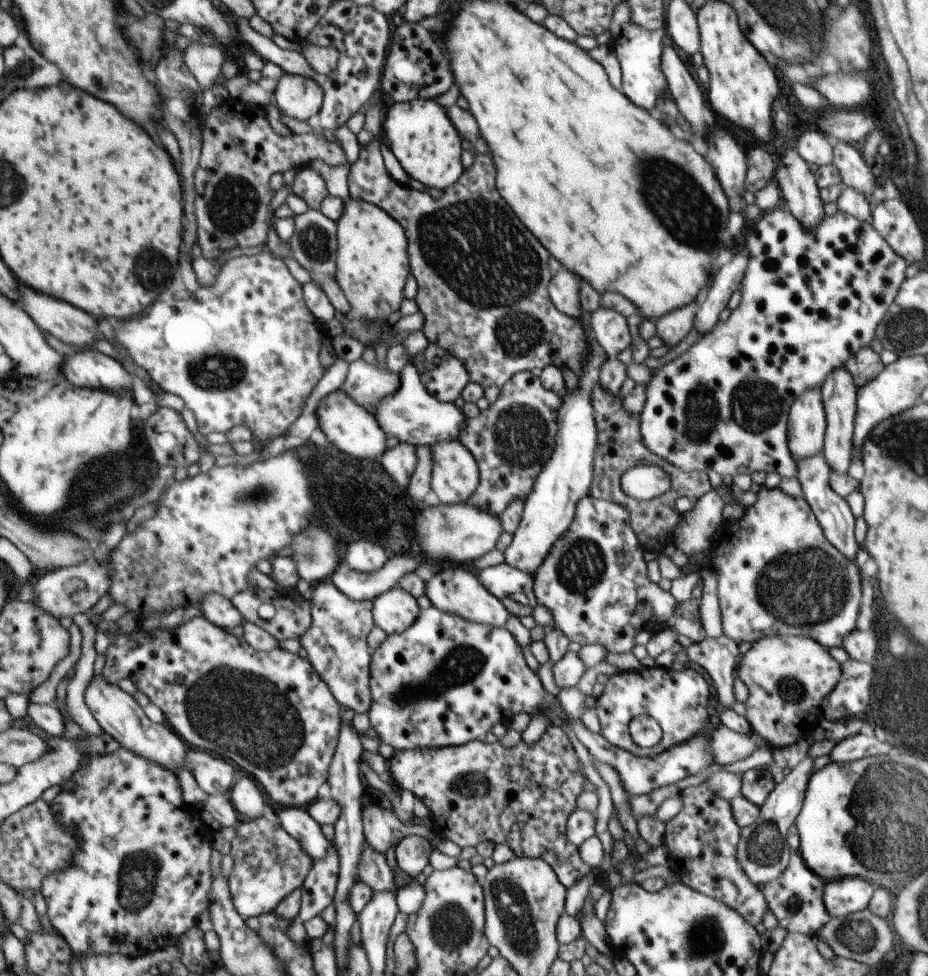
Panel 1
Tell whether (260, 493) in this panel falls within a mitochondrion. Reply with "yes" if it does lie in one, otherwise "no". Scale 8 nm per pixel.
yes

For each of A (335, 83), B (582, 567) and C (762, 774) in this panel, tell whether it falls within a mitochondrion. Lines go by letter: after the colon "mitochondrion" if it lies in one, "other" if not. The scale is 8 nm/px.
A: other
B: mitochondrion
C: other

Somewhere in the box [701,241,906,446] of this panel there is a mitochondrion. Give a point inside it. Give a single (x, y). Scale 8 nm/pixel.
(775, 419)

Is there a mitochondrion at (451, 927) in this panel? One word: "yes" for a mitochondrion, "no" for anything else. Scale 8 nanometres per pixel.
yes

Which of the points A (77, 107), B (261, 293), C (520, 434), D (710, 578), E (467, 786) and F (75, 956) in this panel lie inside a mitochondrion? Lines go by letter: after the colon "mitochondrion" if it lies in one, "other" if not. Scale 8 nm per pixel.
A: other
B: other
C: mitochondrion
D: other
E: mitochondrion
F: other

